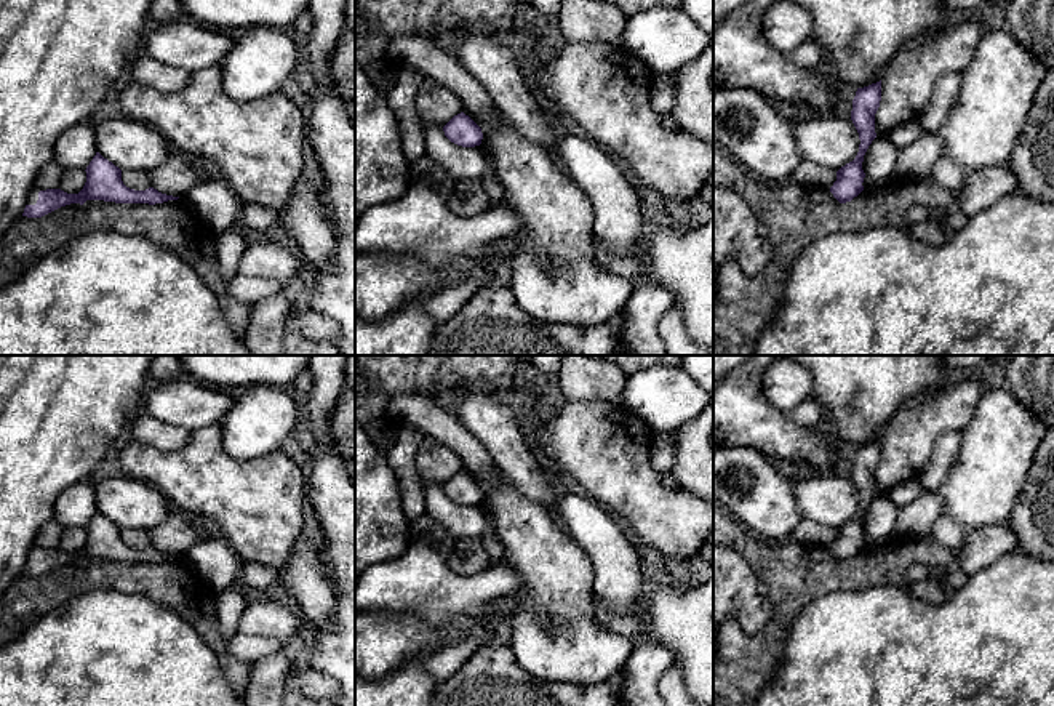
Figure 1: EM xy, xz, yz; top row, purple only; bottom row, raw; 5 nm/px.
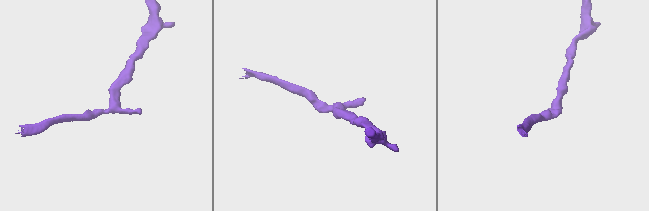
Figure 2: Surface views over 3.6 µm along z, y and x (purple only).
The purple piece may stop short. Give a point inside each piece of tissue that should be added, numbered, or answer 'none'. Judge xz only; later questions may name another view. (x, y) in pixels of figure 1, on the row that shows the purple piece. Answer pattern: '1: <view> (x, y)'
none

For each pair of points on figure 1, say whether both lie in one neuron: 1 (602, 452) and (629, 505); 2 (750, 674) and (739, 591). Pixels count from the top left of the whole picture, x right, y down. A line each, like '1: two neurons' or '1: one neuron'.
1: one neuron
2: two neurons

